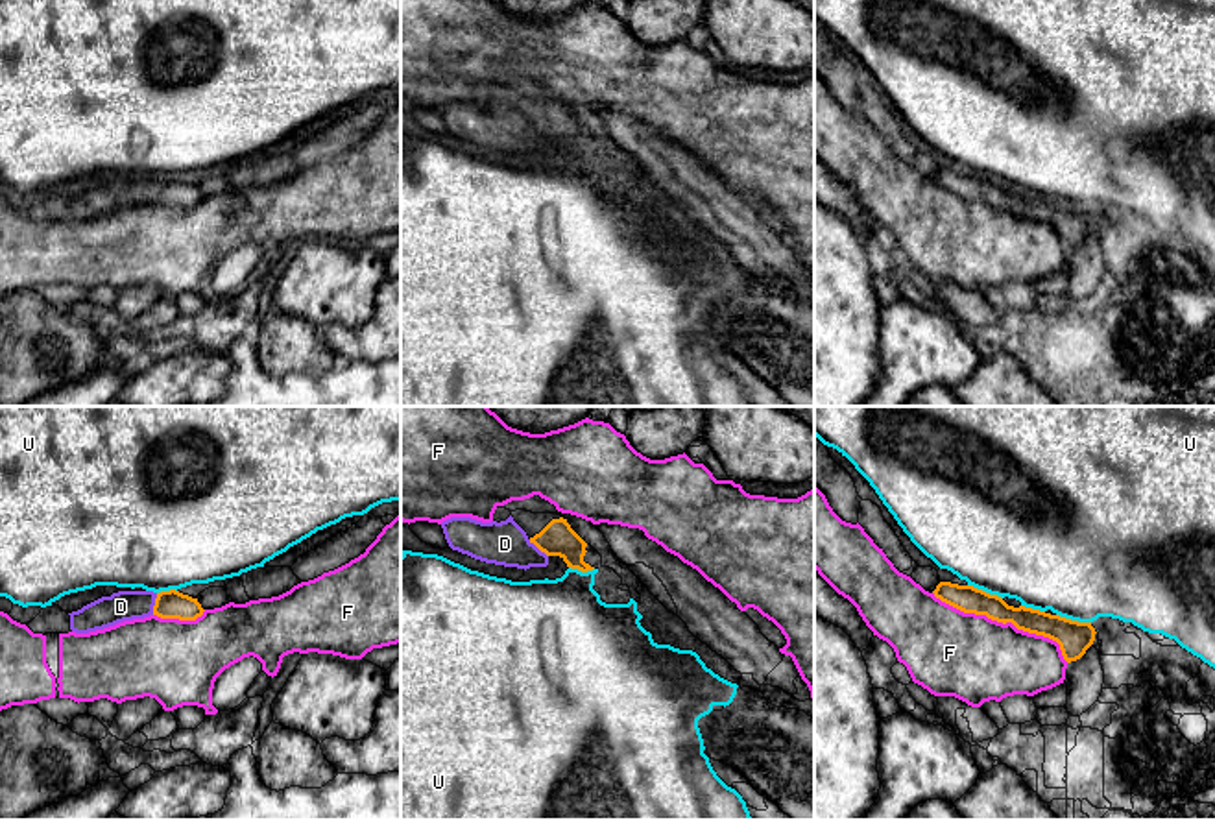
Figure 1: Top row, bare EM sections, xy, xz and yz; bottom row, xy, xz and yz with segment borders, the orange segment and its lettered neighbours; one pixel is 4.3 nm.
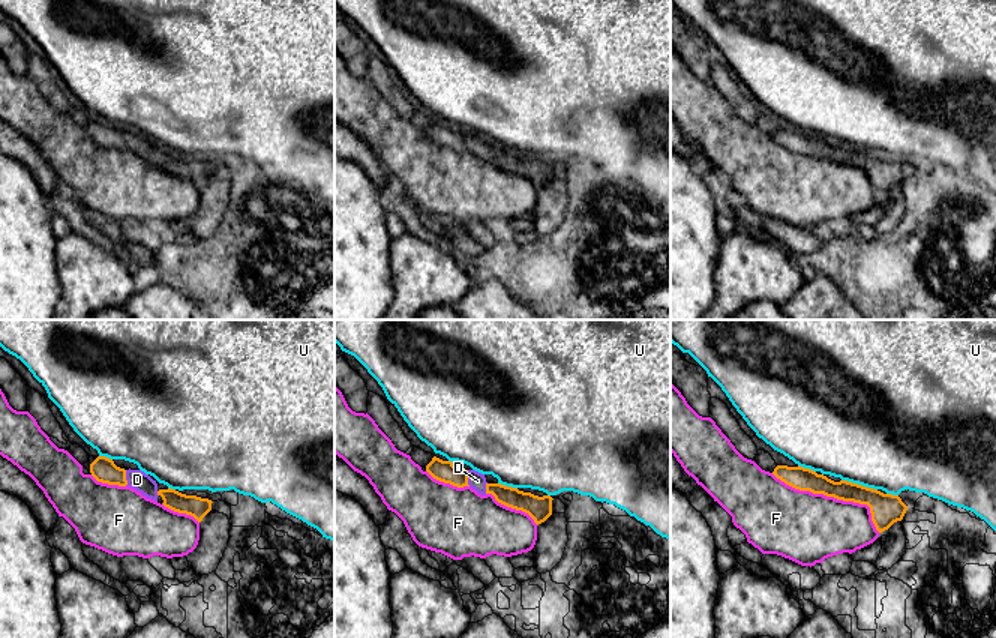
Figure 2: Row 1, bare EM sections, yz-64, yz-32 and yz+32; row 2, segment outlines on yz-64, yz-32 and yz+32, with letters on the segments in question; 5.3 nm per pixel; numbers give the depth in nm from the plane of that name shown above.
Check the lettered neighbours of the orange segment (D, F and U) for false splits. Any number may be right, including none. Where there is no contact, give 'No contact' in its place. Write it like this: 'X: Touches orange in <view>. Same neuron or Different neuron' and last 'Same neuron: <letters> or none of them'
D: Touches orange in xy. Same neuron
F: Touches orange in yz. Different neuron
U: Touches orange in yz. Different neuron
Same neuron: D

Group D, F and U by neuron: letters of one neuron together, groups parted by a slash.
D / F / U

